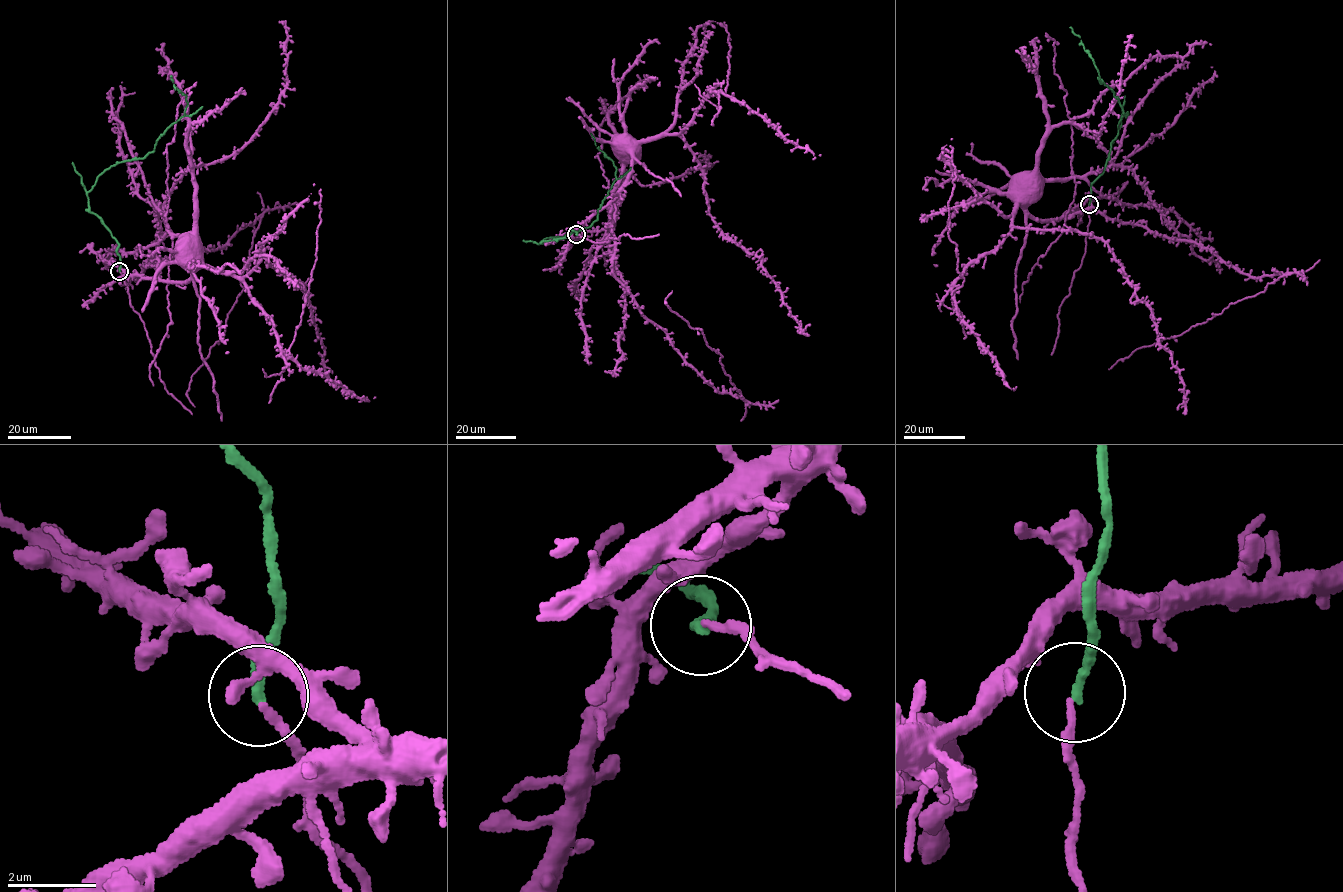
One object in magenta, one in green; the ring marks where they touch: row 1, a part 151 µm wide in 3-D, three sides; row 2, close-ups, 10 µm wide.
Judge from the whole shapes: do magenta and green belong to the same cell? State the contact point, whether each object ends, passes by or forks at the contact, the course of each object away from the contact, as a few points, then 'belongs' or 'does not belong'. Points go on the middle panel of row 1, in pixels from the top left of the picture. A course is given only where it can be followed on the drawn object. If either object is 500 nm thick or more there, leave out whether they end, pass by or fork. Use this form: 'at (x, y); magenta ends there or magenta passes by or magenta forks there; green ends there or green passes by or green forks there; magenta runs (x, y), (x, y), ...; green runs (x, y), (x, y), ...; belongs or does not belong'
at (576, 234); magenta forks there; green ends there; magenta runs (576, 234), (577, 229), (608, 203), (626, 179), (632, 159), (626, 150), (625, 138), (621, 137); green runs (576, 234), (571, 229), (567, 237), (540, 242), (588, 227), (597, 219), (616, 170), (591, 133); belongs

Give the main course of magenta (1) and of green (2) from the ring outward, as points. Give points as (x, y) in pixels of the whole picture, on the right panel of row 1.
1: (1088, 204), (1085, 202), (1054, 220), (1037, 219), (1013, 194), (1013, 185)
2: (1089, 204), (1091, 183), (1103, 172), (1117, 125), (1127, 114), (1126, 117), (1080, 37), (1069, 27)

